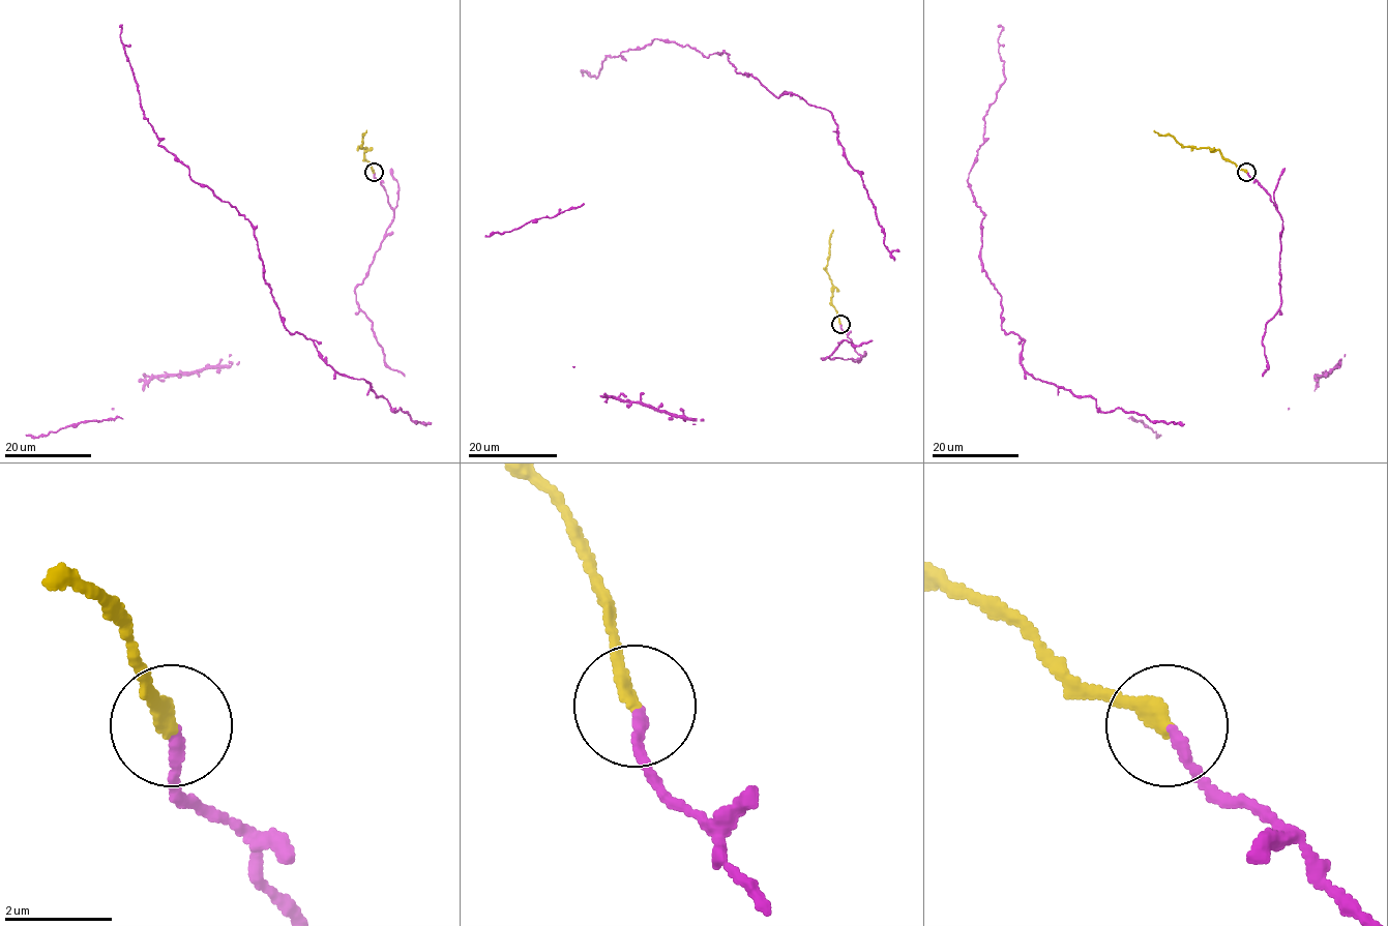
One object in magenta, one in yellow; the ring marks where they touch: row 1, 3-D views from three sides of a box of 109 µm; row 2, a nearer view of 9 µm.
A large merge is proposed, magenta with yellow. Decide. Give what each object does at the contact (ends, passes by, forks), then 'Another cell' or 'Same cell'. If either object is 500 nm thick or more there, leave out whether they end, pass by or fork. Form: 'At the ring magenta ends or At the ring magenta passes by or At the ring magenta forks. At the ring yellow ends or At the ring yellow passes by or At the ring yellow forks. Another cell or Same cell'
At the ring magenta ends. At the ring yellow ends. Same cell

